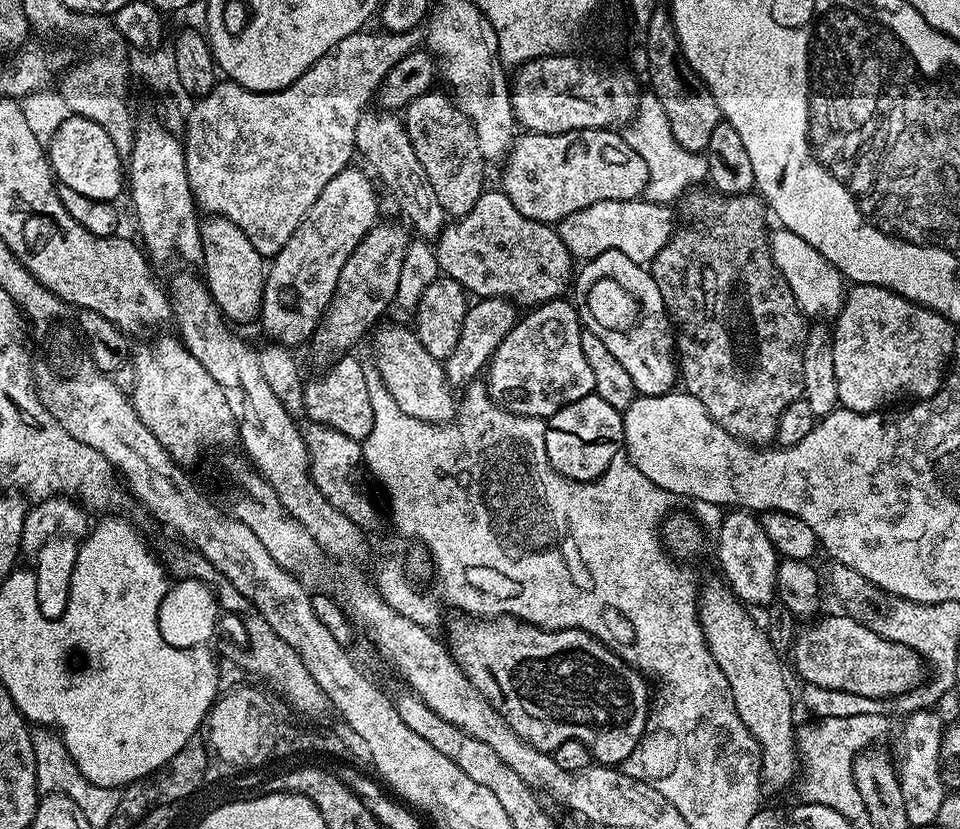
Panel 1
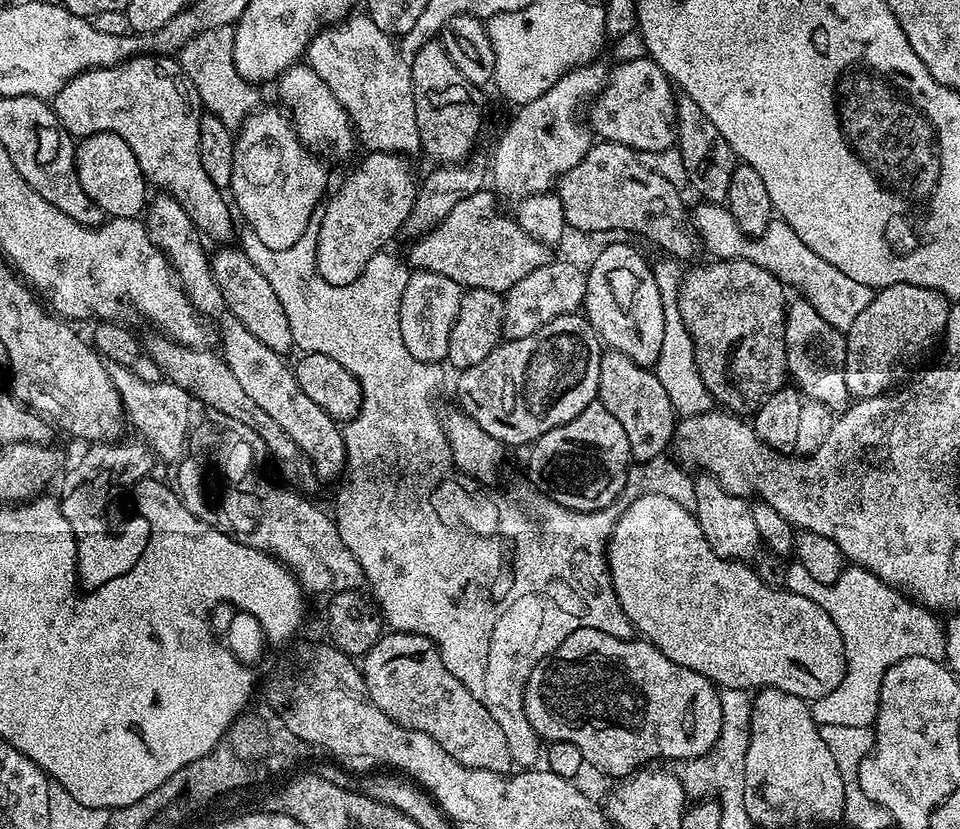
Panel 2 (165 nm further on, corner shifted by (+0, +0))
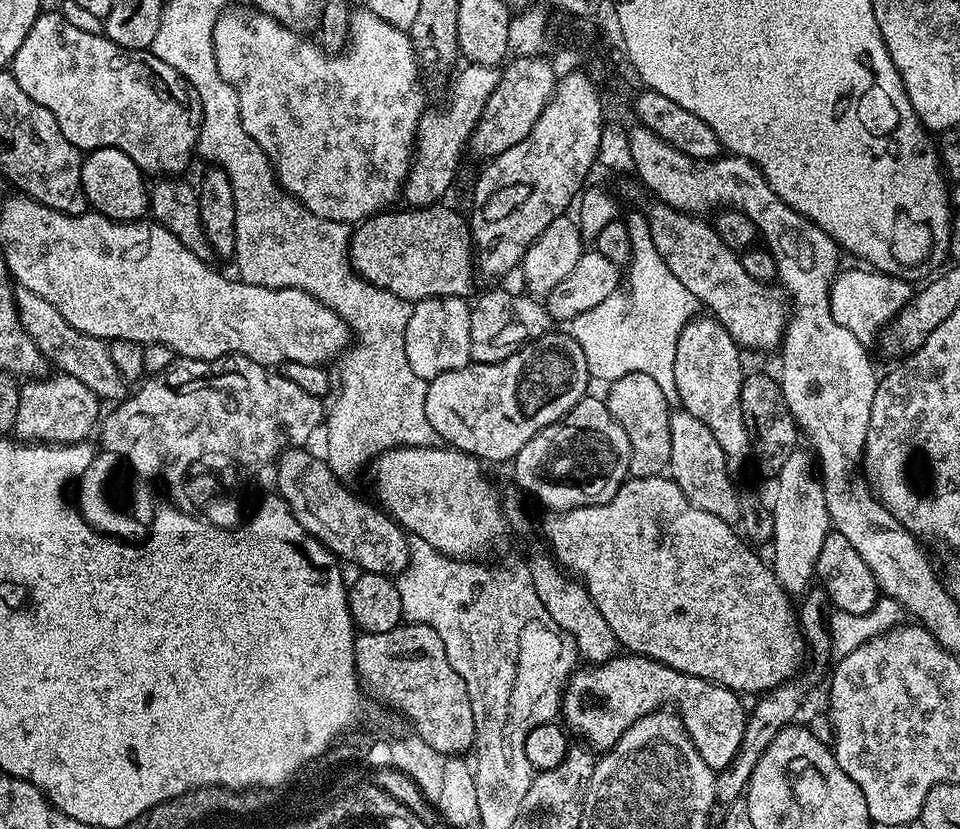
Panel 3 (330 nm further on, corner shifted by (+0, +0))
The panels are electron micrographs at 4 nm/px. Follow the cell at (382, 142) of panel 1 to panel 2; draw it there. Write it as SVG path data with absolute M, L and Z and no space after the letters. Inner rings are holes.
M367 14L349 15L347 18L325 27L313 36L308 44L306 63L309 68L330 86L334 98L344 108L348 121L357 141L365 144L368 152L388 152L391 154L407 154L421 151L418 125L414 110L414 91L411 85L409 61L398 51L393 37L388 36Z

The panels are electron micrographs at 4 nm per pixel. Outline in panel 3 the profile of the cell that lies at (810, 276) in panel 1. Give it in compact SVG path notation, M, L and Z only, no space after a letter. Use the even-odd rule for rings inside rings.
M867 266L856 267L860 268L846 269L847 267L845 267L843 270L837 271L836 277L832 279L832 287L828 289L828 297L834 322L838 322L838 326L846 326L846 330L850 330L850 334L854 334L854 338L858 338L858 342L868 346L871 345L871 340L876 335L877 339L896 319L896 313L906 307L914 295L914 288L909 281L901 280L899 276L887 276L883 270L873 270Z

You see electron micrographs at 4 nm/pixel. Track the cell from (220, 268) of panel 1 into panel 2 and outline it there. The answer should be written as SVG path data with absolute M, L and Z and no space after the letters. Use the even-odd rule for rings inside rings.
M141 54L133 56L131 60L123 60L120 64L115 64L109 68L92 68L89 72L78 74L66 86L62 86L62 90L51 101L50 107L56 114L56 119L61 128L73 138L83 138L85 136L93 136L98 132L109 132L110 134L118 134L118 138L122 138L122 142L126 142L126 146L130 146L130 150L134 150L134 158L138 158L138 166L142 170L145 181L149 185L157 184L157 189L163 190L167 195L173 196L178 202L178 206L182 206L182 210L186 210L186 214L192 220L192 225L196 227L196 231L208 236L212 240L220 240L216 242L228 242L232 236L232 216L234 220L234 212L230 207L229 201L226 199L225 193L221 189L216 188L210 178L206 178L206 170L202 170L202 158L199 156L199 120L197 113L192 113L192 108L188 105L188 100L184 97L182 89L176 85L176 80L155 60L157 57L152 54Z

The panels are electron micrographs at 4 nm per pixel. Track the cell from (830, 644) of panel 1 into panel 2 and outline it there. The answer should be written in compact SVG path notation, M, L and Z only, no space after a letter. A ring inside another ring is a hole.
M646 492L635 497L636 501L625 512L621 511L616 518L616 524L612 528L612 536L606 545L606 559L608 561L608 576L612 579L612 589L626 614L626 618L632 623L633 629L648 643L653 644L666 658L670 658L675 664L681 664L684 668L694 670L711 680L721 689L738 688L741 690L759 690L761 688L777 688L786 694L794 694L798 698L809 702L822 698L843 682L846 673L846 655L844 652L842 635L838 627L830 620L829 614L822 610L810 598L802 597L781 588L771 588L761 580L755 567L739 560L727 560L722 558L706 542L702 534L700 524L695 515L684 505L674 502L674 498L666 498L657 492Z

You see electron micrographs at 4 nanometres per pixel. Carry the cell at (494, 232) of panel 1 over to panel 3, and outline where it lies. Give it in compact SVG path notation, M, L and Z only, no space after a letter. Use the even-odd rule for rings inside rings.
M444 202L425 204L408 210L412 212L385 210L359 221L351 229L348 241L348 258L352 262L352 269L366 282L390 294L398 294L398 298L409 302L424 300L428 296L471 297L472 283L478 279L478 272L474 267L474 243L469 221L446 205Z

